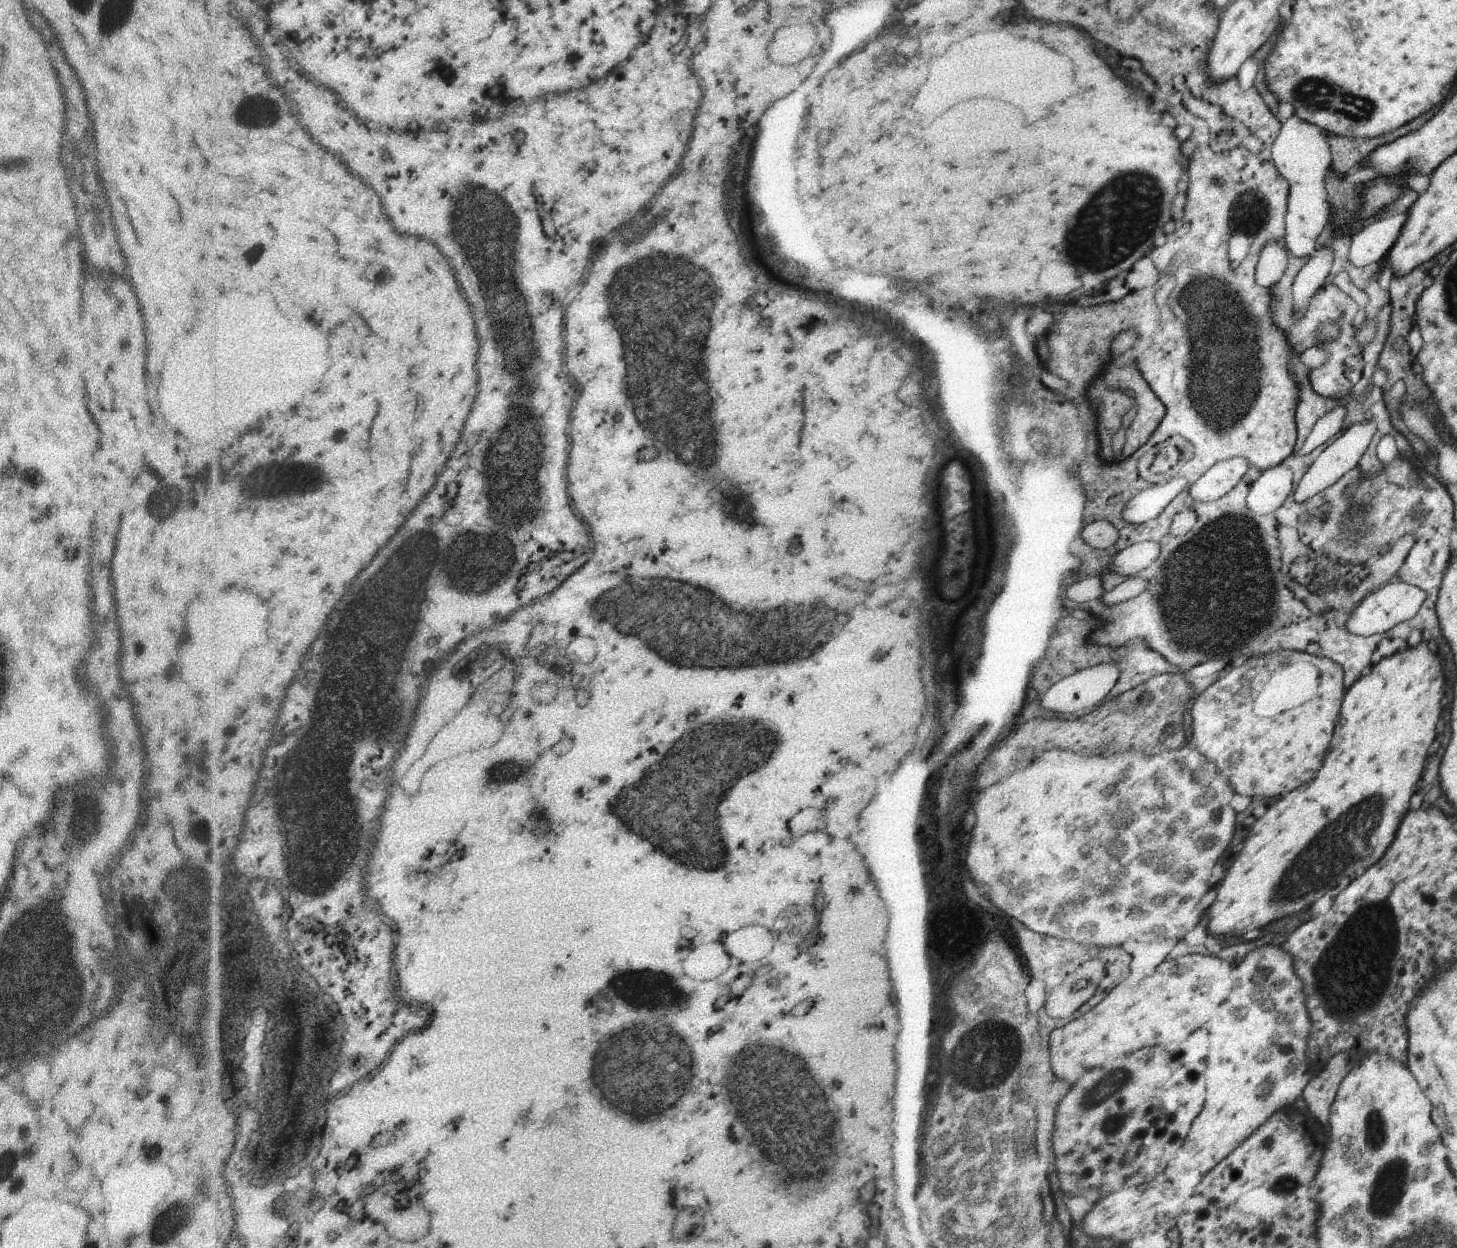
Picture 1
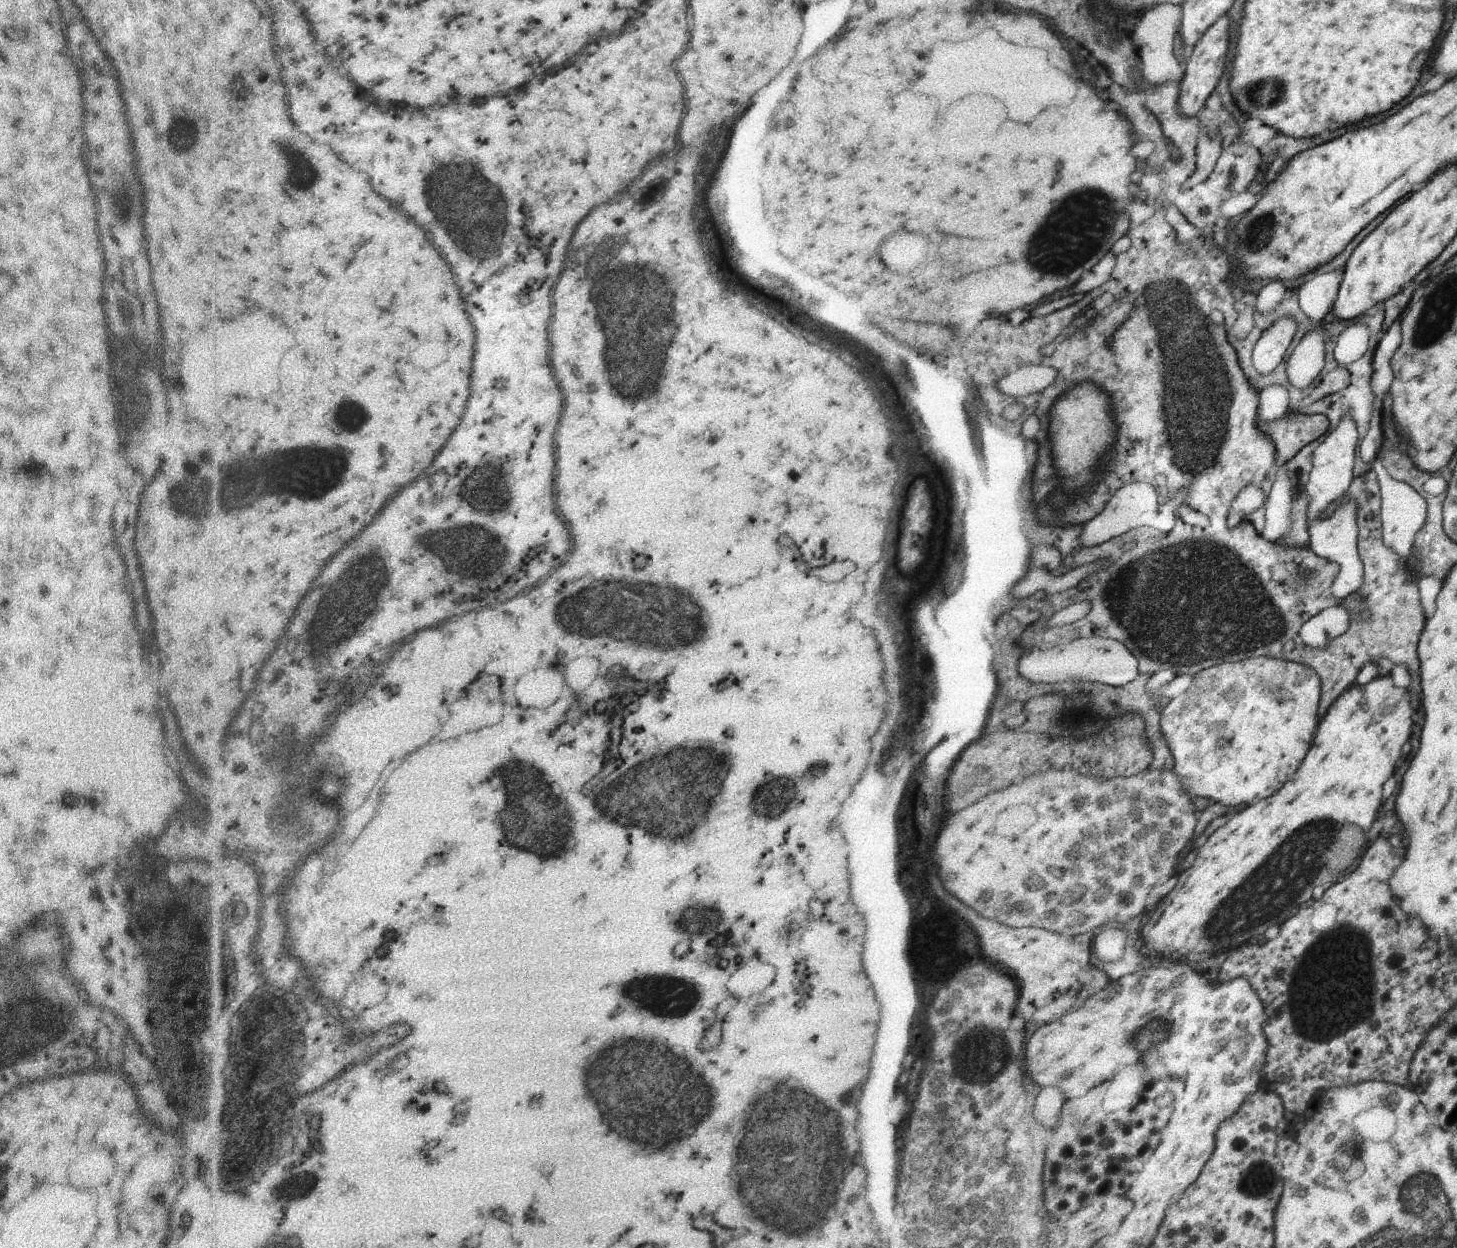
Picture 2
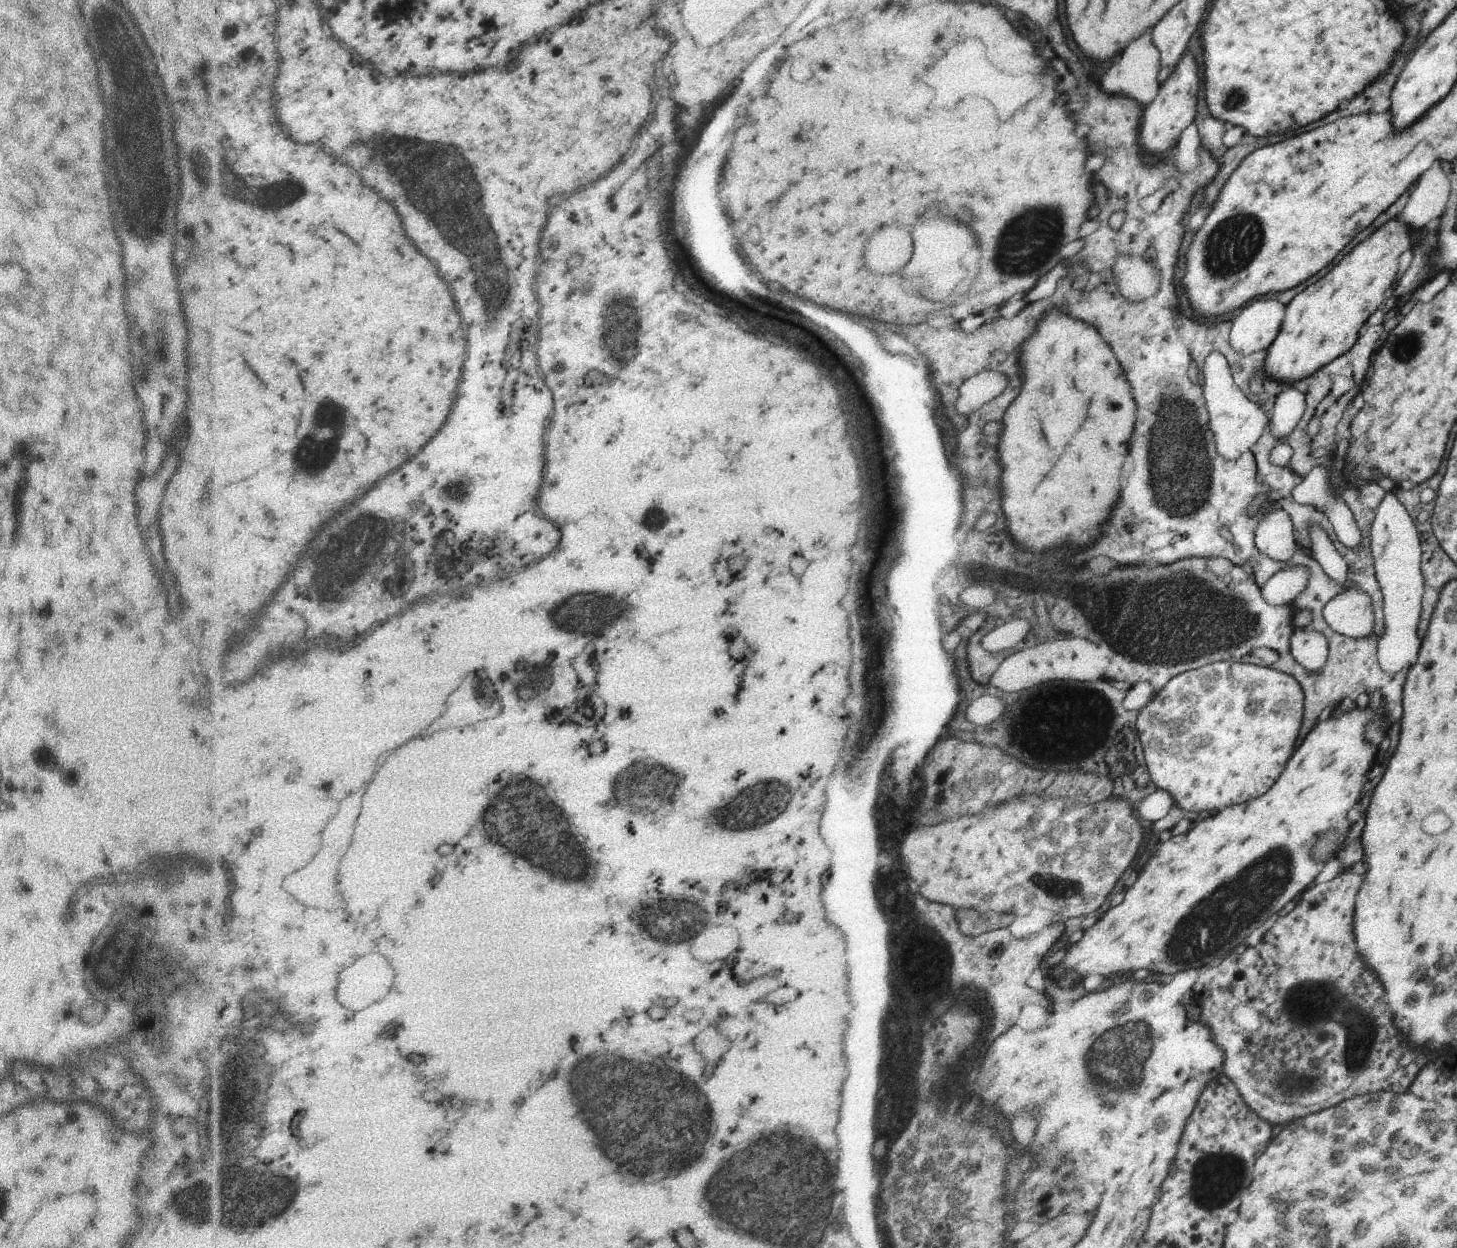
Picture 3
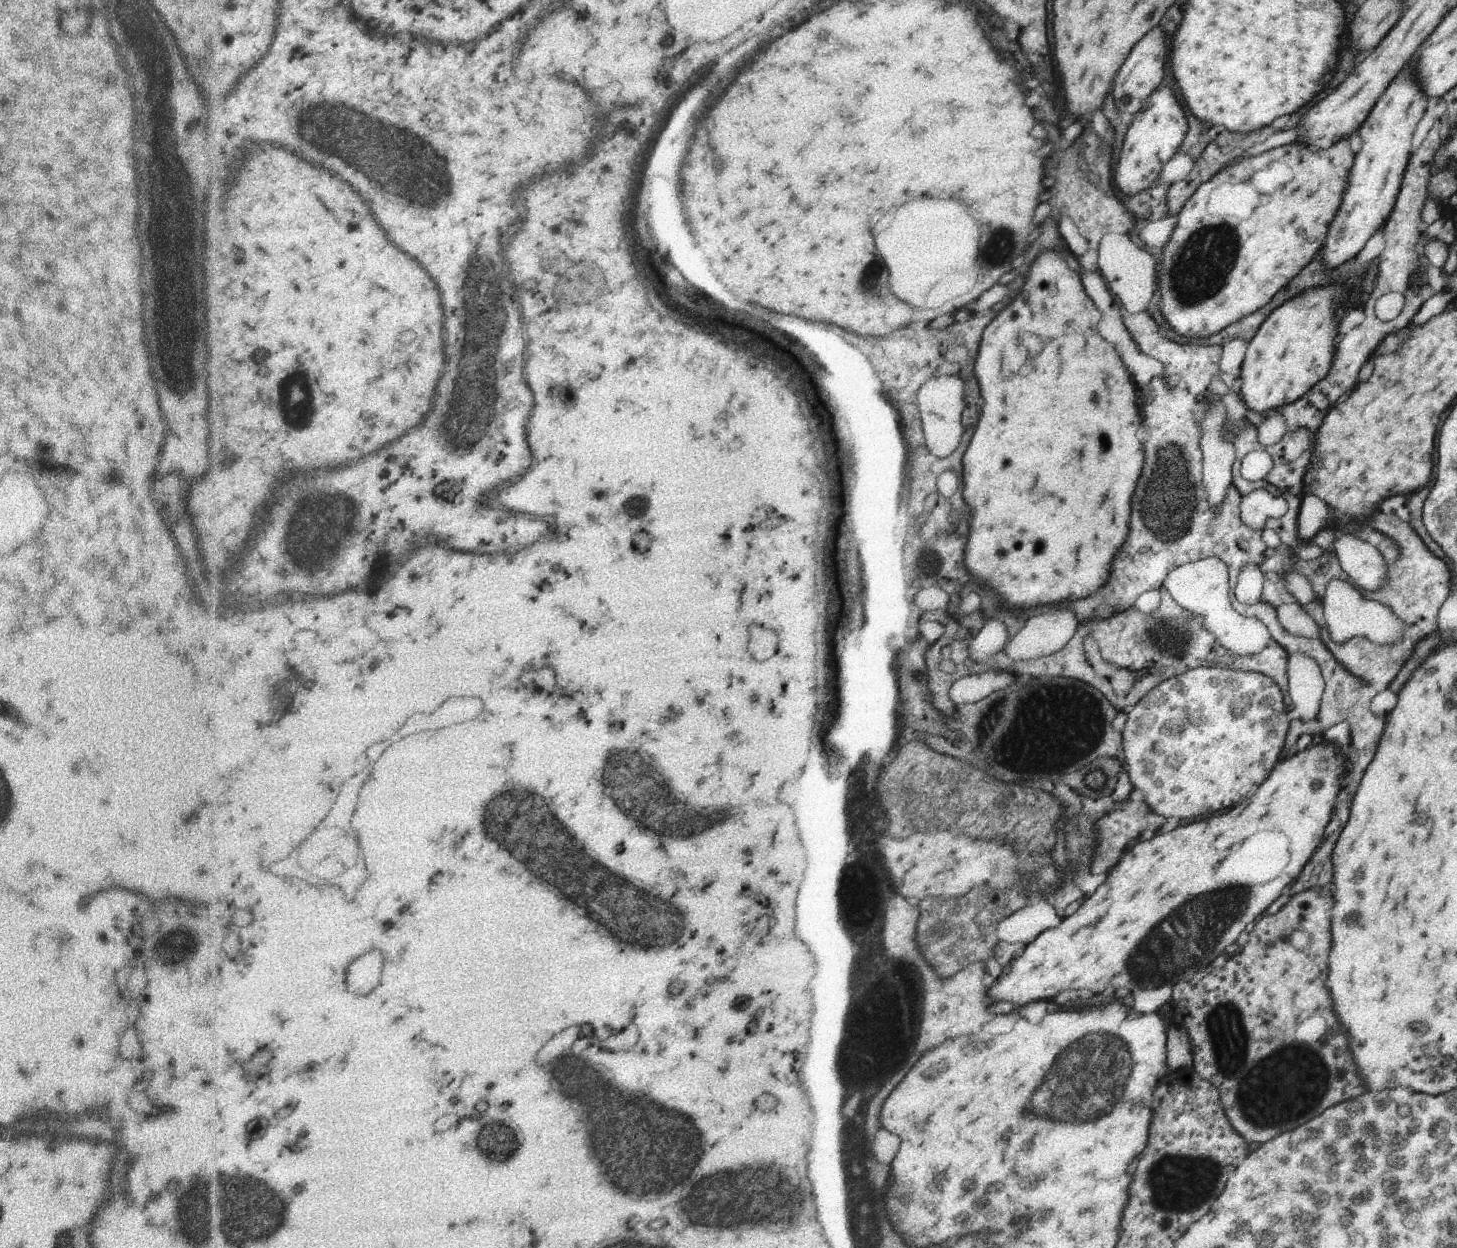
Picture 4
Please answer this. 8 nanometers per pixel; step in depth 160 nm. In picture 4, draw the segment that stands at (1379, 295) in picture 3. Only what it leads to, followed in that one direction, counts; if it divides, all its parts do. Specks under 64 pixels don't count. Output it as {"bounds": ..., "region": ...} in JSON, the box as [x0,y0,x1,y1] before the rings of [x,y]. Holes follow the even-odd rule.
{"bounds":[1241,282,1350,422],"region":[[[1342,282],[1310,288],[1274,310],[1249,342],[1243,362],[1241,397],[1257,422],[1268,412],[1304,397],[1325,378],[1337,356],[1340,310],[1350,308],[1350,286]]]}

